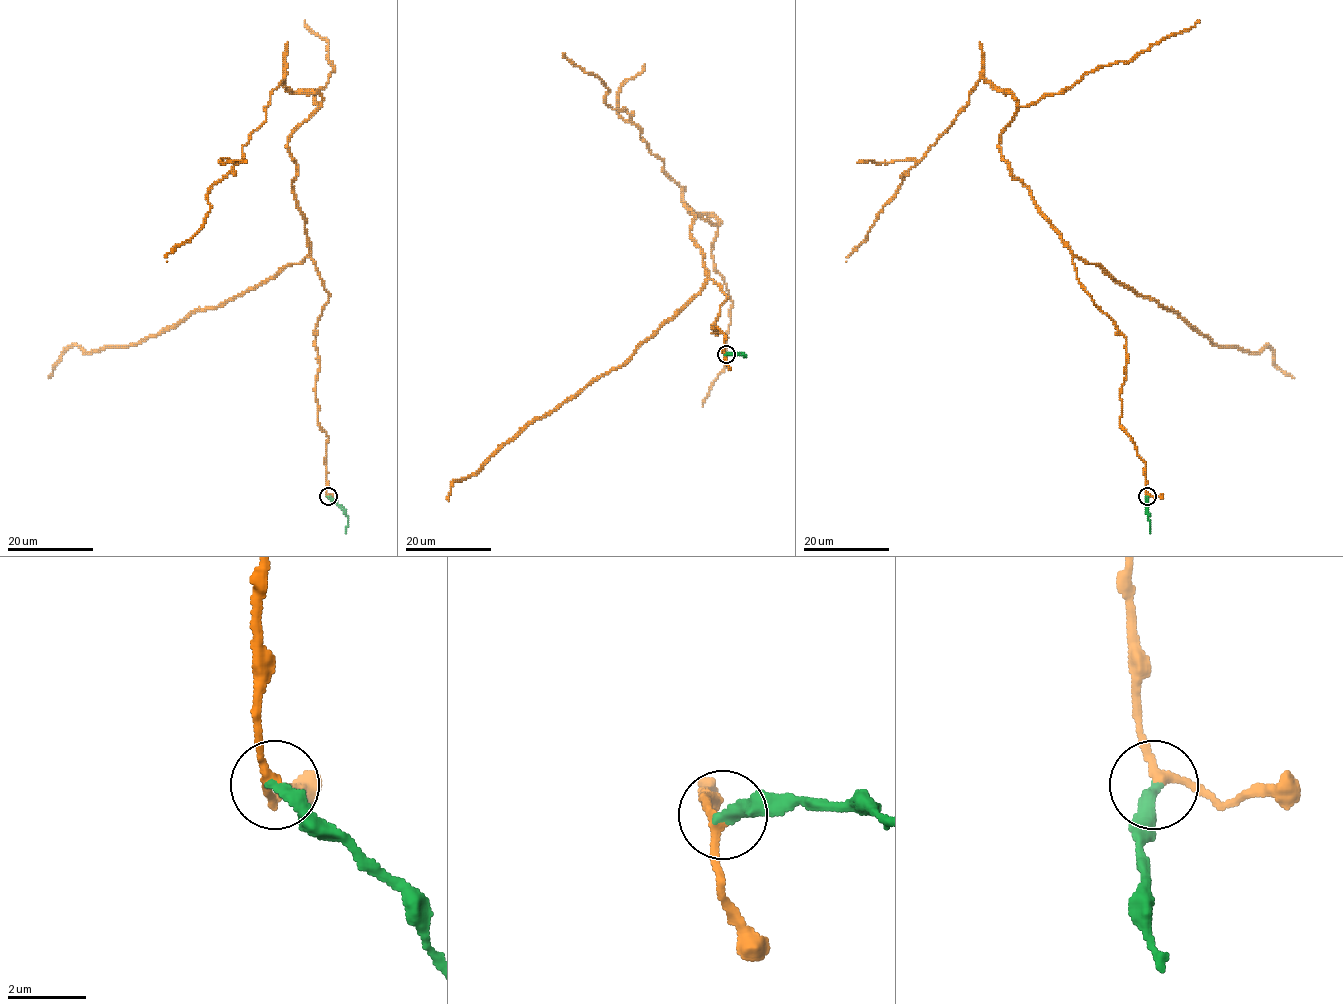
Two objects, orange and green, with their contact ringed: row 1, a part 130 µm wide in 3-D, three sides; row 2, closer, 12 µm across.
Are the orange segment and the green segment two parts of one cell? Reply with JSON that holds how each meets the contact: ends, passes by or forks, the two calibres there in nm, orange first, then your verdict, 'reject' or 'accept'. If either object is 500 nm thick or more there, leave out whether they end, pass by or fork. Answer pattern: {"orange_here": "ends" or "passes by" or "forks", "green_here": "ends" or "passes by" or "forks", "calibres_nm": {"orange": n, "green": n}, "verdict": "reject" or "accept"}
{"orange_here": "passes by", "green_here": "ends", "calibres_nm": {"orange": 220, "green": 360}, "verdict": "accept"}

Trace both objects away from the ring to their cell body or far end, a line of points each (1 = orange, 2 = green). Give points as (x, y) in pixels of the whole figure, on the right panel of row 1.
1: (1147, 496), (1146, 463), (1120, 425), (1125, 337), (1002, 156), (1018, 108), (1010, 93), (978, 81), (846, 262)
2: (1147, 496), (1150, 532)

